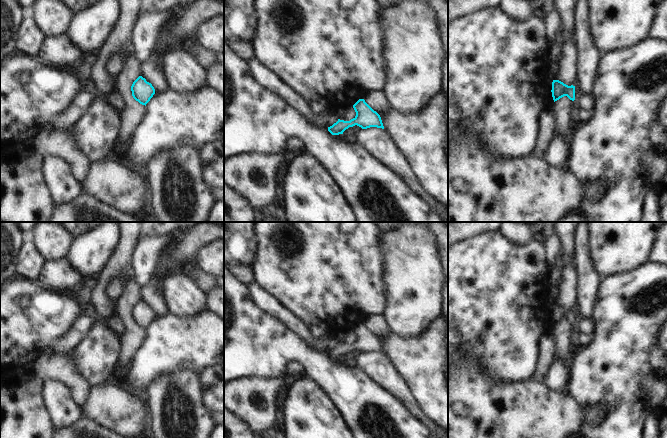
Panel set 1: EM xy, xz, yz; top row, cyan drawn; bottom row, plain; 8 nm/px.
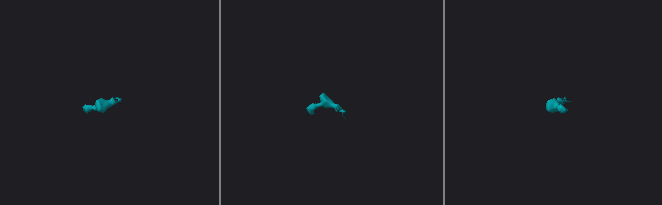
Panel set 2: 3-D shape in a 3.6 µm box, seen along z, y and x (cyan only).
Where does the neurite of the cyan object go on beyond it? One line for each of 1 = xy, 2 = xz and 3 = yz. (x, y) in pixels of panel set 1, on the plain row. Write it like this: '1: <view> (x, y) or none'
1: none
2: none
3: none

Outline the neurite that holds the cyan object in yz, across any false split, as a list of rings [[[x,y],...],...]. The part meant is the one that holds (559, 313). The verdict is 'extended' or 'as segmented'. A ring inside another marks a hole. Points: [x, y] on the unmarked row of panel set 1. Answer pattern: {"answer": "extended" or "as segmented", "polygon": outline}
{"answer": "as segmented", "polygon": [[[553,304],[551,316],[554,326],[564,320],[567,320],[572,325],[575,324],[575,310],[568,310],[559,304]]]}

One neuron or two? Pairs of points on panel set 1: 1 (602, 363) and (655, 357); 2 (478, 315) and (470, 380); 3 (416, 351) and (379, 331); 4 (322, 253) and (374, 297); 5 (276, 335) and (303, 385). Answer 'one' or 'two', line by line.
1: two
2: two
3: two
4: one
5: two

